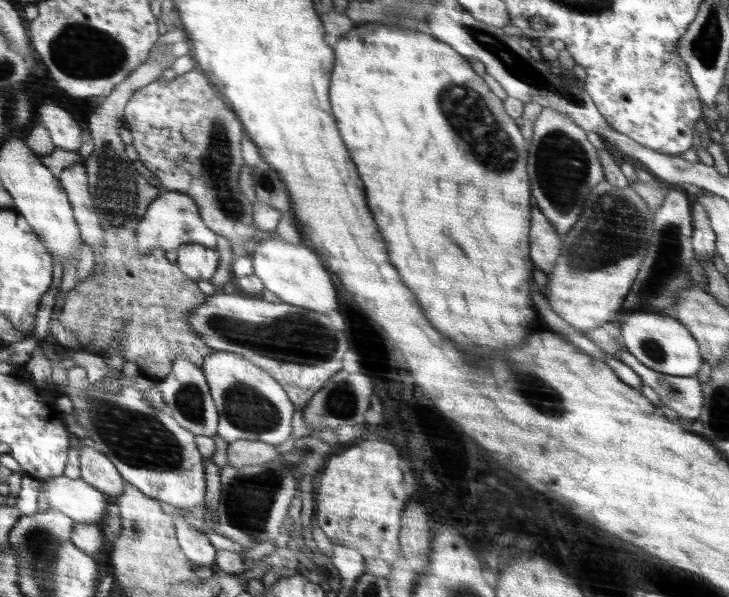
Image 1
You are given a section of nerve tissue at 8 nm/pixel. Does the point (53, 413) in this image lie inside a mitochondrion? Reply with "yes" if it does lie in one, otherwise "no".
no

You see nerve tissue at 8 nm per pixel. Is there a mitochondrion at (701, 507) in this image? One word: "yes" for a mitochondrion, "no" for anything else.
no

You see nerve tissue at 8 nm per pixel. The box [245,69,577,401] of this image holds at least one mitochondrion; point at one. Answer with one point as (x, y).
(457, 101)

